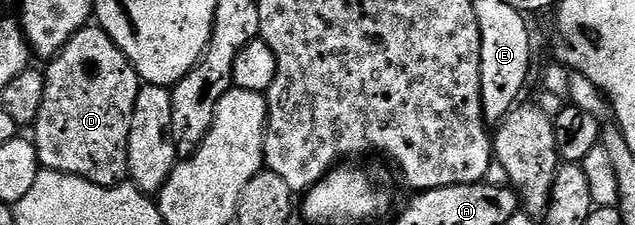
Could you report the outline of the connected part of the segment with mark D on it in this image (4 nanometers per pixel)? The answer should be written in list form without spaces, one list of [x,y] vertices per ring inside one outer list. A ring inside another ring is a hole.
[[[103,28],[77,30],[45,68],[45,98],[41,98],[41,114],[33,125],[40,165],[48,172],[64,172],[102,188],[124,183],[128,179],[129,130],[140,87],[137,70]]]

